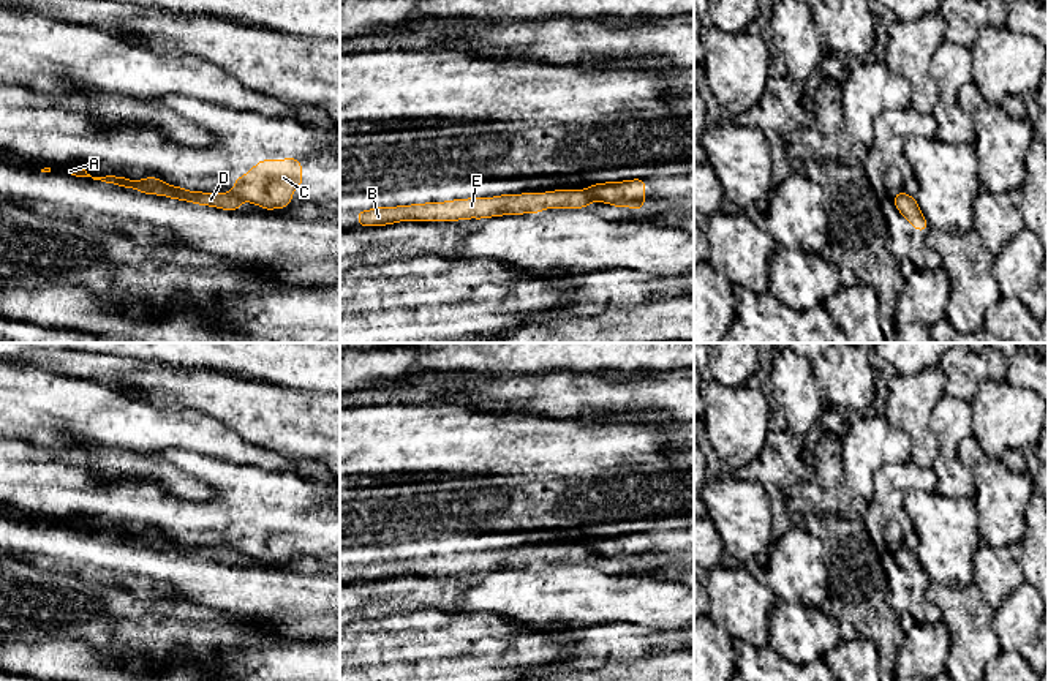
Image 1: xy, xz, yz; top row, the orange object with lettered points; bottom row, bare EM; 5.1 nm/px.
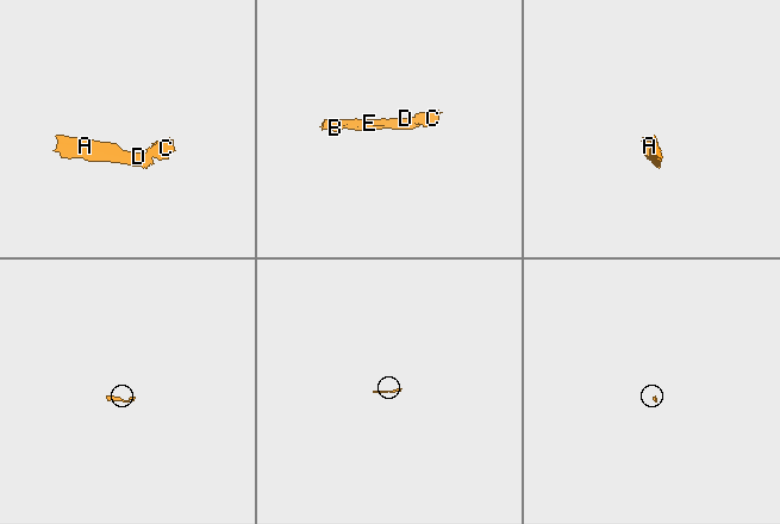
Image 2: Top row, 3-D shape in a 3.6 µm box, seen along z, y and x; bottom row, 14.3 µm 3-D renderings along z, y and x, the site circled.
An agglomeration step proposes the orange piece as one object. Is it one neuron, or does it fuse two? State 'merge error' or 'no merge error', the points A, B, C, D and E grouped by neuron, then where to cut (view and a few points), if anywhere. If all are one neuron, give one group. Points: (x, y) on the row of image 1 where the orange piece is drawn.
merge error | A B D E / C | xz (585, 190), (596, 198)

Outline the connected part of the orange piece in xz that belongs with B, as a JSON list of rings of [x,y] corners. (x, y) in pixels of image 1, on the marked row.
[[[555,190],[549,193],[503,194],[495,198],[454,199],[398,207],[379,207],[356,212],[359,226],[386,226],[408,221],[457,221],[501,215],[539,213],[544,209],[585,209],[596,198],[583,190]]]

